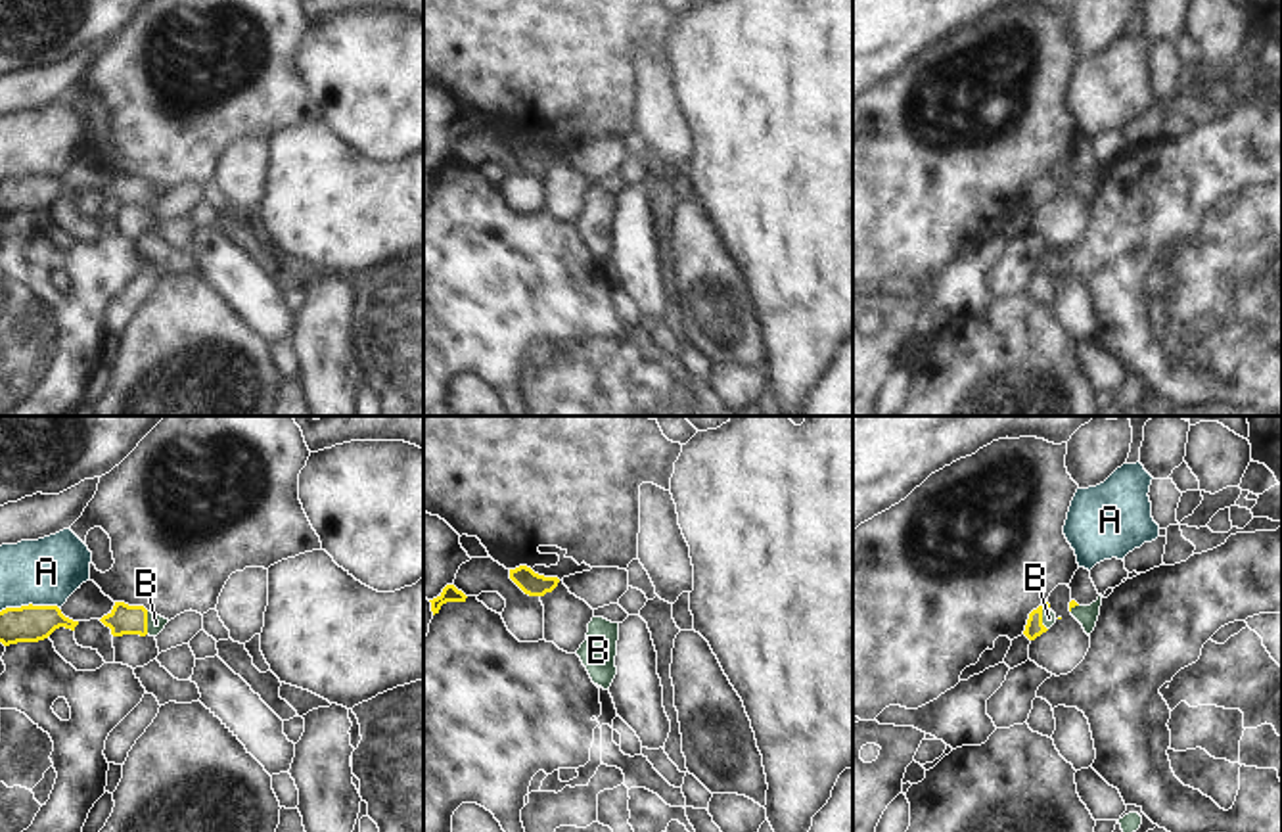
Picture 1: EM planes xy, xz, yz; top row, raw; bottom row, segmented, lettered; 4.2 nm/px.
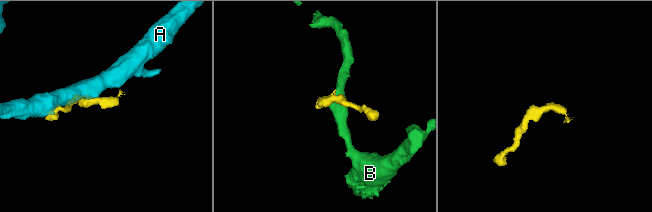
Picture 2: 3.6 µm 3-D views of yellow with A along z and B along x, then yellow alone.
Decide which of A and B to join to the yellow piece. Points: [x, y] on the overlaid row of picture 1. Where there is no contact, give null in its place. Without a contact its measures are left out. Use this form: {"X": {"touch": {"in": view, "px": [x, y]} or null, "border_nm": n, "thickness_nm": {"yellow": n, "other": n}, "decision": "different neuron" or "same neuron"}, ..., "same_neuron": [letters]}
{"A": {"touch": {"in": "xy", "px": [29, 604]}, "border_nm": 240, "thickness_nm": {"yellow": 160, "other": 280}, "decision": "different neuron"}, "B": {"touch": {"in": "yz", "px": [1041, 618]}, "border_nm": 100, "thickness_nm": {"yellow": 70, "other": 60}, "decision": "same neuron"}, "same_neuron": ["B"]}

